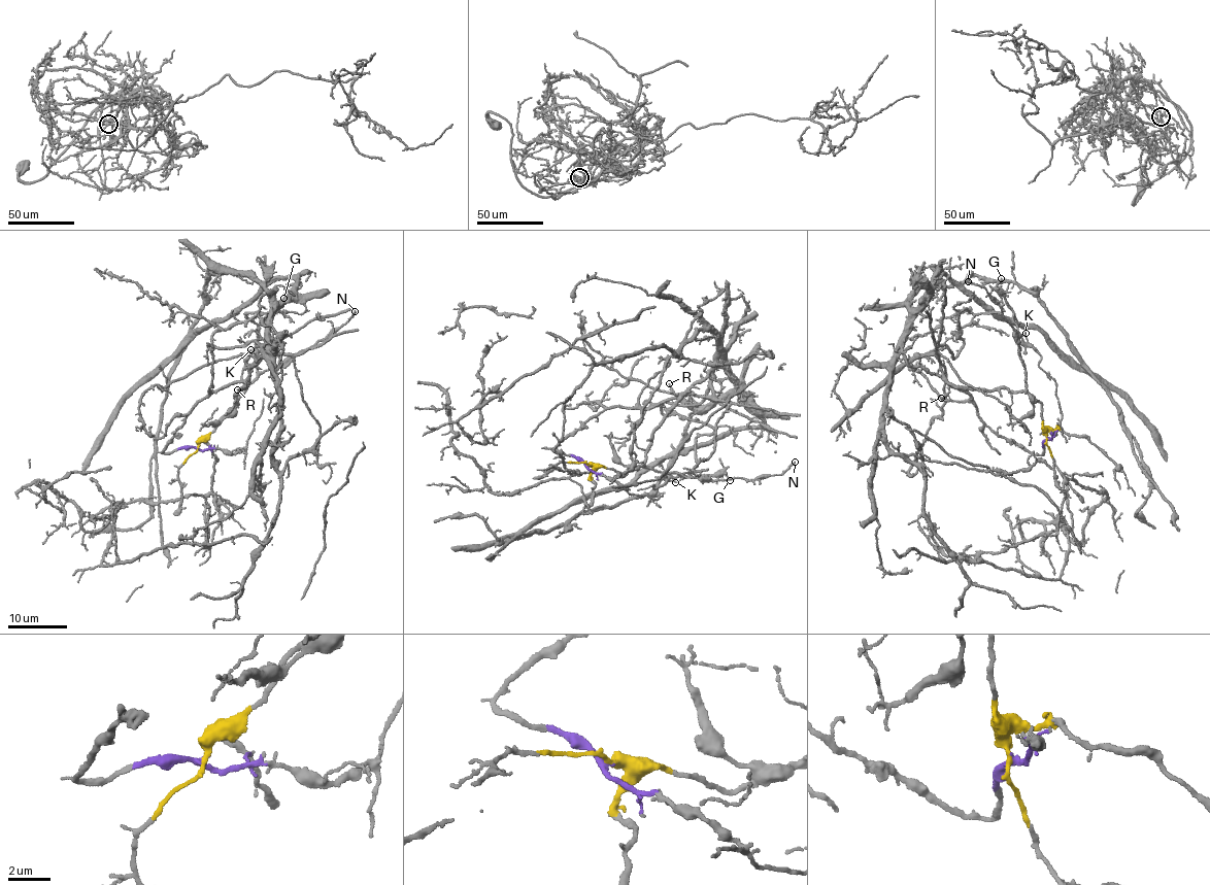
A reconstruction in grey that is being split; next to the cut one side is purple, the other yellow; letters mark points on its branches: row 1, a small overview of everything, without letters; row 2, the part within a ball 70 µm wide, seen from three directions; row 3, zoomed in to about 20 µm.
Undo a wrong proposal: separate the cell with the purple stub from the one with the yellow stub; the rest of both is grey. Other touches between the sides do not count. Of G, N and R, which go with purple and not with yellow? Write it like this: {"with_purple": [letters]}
{"with_purple": ["R"]}

